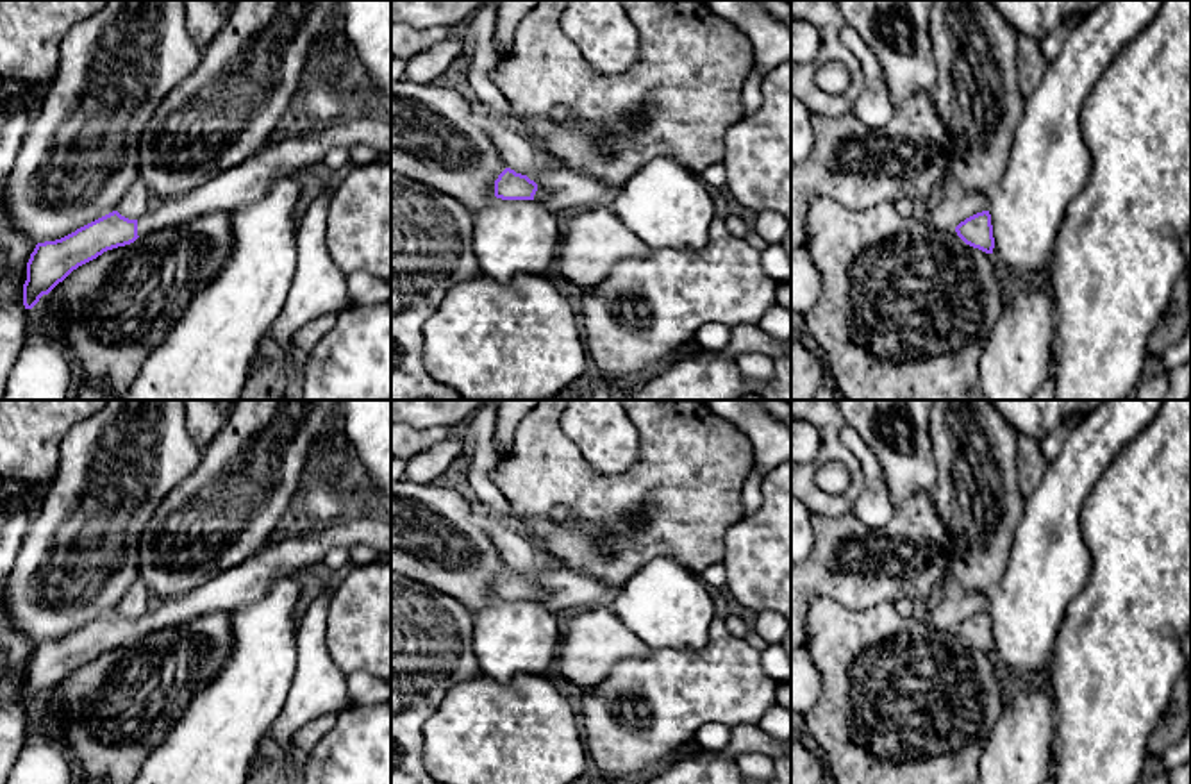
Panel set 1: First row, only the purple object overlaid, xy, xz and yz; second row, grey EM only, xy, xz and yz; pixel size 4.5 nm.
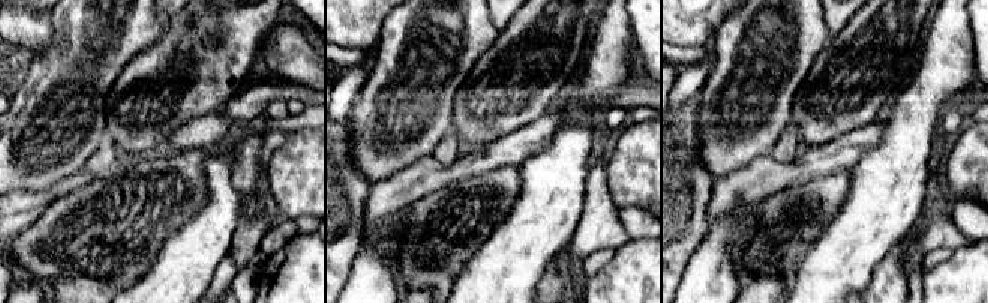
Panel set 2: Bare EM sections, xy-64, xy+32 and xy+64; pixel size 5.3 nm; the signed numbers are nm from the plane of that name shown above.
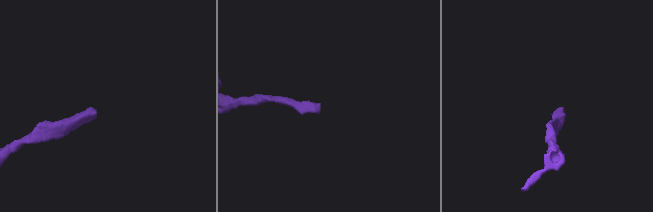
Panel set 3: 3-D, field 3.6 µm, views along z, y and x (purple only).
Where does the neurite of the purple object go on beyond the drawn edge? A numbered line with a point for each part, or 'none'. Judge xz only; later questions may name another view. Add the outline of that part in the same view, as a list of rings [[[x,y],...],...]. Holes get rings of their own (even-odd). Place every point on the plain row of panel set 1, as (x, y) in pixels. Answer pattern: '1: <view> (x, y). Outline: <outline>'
1: xz (563, 592). Outline: [[[546,564],[537,579],[534,600],[566,616],[580,609],[611,605],[621,586],[609,586],[566,566]]]

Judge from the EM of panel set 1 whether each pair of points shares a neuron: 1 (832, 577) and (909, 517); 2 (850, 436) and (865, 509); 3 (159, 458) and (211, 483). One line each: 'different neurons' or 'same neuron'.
1: same neuron
2: same neuron
3: different neurons

